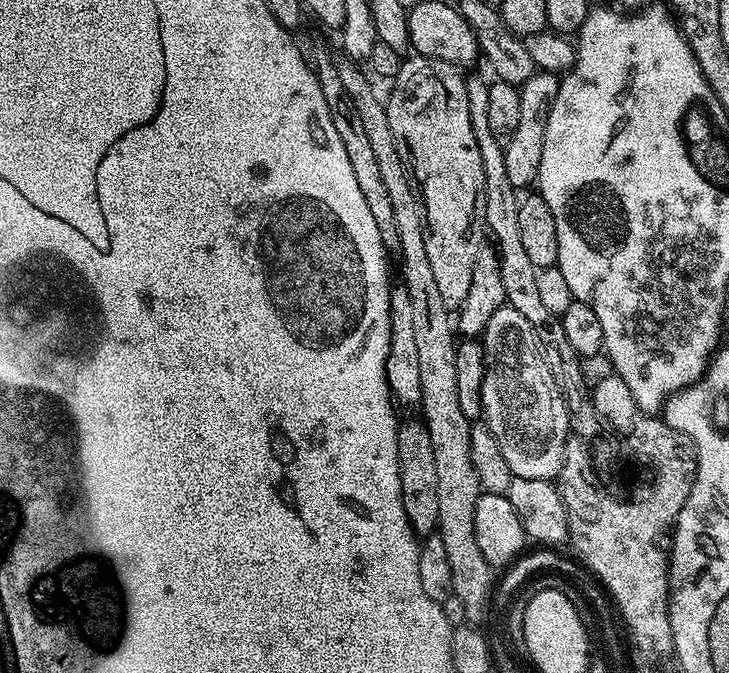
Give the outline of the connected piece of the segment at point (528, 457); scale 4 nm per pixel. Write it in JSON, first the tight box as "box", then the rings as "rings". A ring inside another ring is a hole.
{"box":[482,306,570,481],"rings":[[[511,306],[494,310],[482,333],[484,381],[482,420],[494,434],[515,478],[555,481],[570,439],[568,407],[544,361],[534,329]]]}

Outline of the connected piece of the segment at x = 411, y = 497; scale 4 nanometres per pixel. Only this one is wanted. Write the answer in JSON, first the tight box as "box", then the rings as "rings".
{"box":[394,419,440,538],"rings":[[[419,419],[409,424],[401,423],[396,433],[396,454],[394,468],[398,473],[398,504],[404,509],[404,518],[409,529],[417,532],[420,538],[427,538],[437,531],[440,519],[438,518],[438,473],[434,463],[434,446],[430,442],[430,434]]]}

